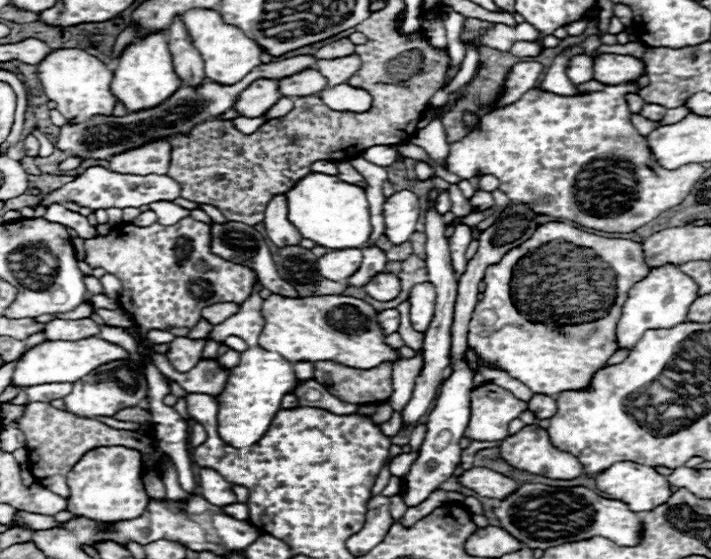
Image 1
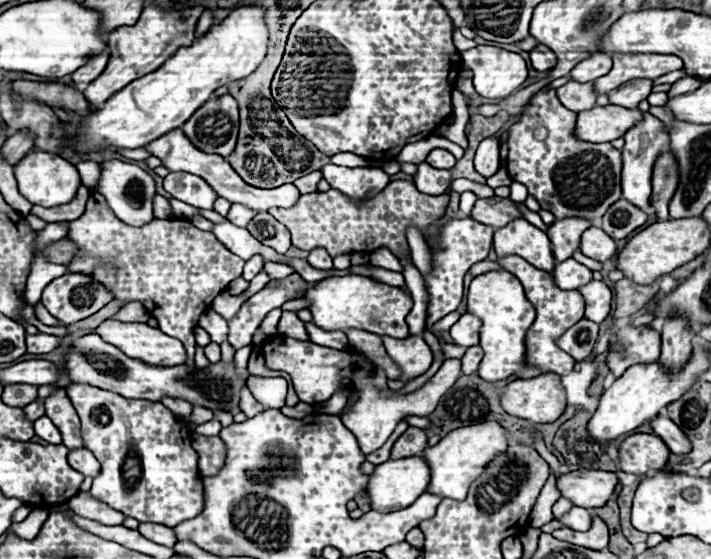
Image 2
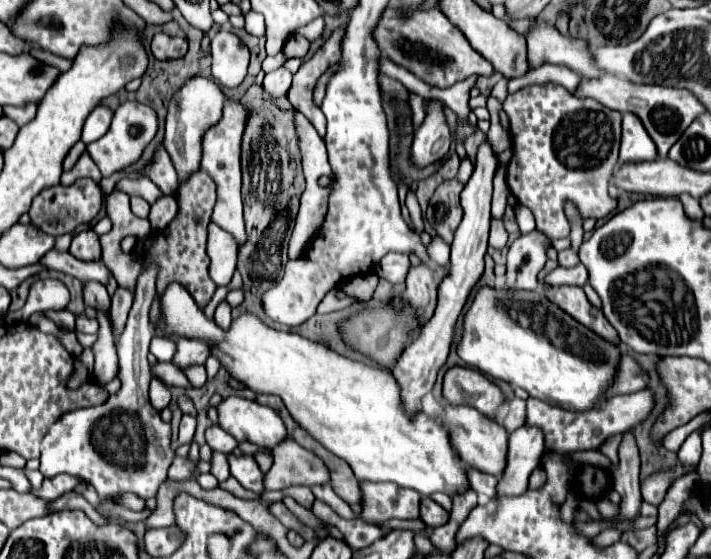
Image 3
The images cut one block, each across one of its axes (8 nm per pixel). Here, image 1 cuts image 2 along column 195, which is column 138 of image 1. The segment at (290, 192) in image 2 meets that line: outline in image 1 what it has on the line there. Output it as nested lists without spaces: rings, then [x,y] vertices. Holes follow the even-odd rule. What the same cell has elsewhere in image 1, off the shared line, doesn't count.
[[[158,138],[134,150],[114,154],[110,158],[110,170],[120,174],[140,174],[140,176],[160,174],[162,176],[168,172],[170,152],[172,152],[170,140]]]

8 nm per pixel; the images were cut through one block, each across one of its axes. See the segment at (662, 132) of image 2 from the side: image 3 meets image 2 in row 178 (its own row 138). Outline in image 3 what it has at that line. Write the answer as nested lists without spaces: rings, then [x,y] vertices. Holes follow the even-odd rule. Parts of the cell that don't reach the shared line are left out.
[[[626,112],[622,120],[622,146],[620,146],[620,162],[646,162],[656,158],[656,146],[648,136],[642,120]]]

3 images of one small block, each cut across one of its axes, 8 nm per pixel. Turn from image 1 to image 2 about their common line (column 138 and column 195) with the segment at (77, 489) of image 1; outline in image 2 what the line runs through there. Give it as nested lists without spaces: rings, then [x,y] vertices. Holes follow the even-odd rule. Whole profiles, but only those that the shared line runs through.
[[[86,384],[68,386],[66,392],[82,420],[84,448],[88,448],[102,464],[102,470],[94,478],[90,488],[92,498],[140,522],[158,522],[170,528],[202,512],[204,486],[198,474],[198,454],[192,448],[190,428],[186,422],[180,422],[180,418],[176,418],[162,402],[140,402],[134,398],[120,398],[120,394],[112,394],[108,390],[100,390],[96,386]]]

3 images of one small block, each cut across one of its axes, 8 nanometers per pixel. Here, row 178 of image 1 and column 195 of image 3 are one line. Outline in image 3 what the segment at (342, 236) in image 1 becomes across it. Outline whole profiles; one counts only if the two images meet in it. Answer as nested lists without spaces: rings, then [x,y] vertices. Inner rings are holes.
[[[172,282],[160,296],[160,318],[154,322],[154,330],[158,338],[180,336],[188,340],[206,340],[212,344],[212,356],[218,358],[220,366],[228,372],[230,378],[236,378],[248,390],[256,394],[274,394],[280,396],[284,406],[288,408],[290,416],[314,436],[326,450],[336,454],[338,458],[346,460],[356,474],[358,480],[370,482],[394,482],[404,488],[414,488],[422,496],[430,496],[434,492],[444,492],[448,496],[464,492],[470,484],[466,478],[464,464],[460,464],[454,448],[448,444],[448,434],[444,432],[442,424],[436,418],[426,416],[424,412],[408,418],[400,408],[400,388],[394,376],[386,370],[372,368],[364,362],[356,362],[344,358],[324,344],[312,342],[300,334],[280,332],[266,326],[256,314],[242,314],[232,320],[228,330],[222,330],[214,318],[204,314],[204,308],[196,304],[192,294],[178,284]]]

